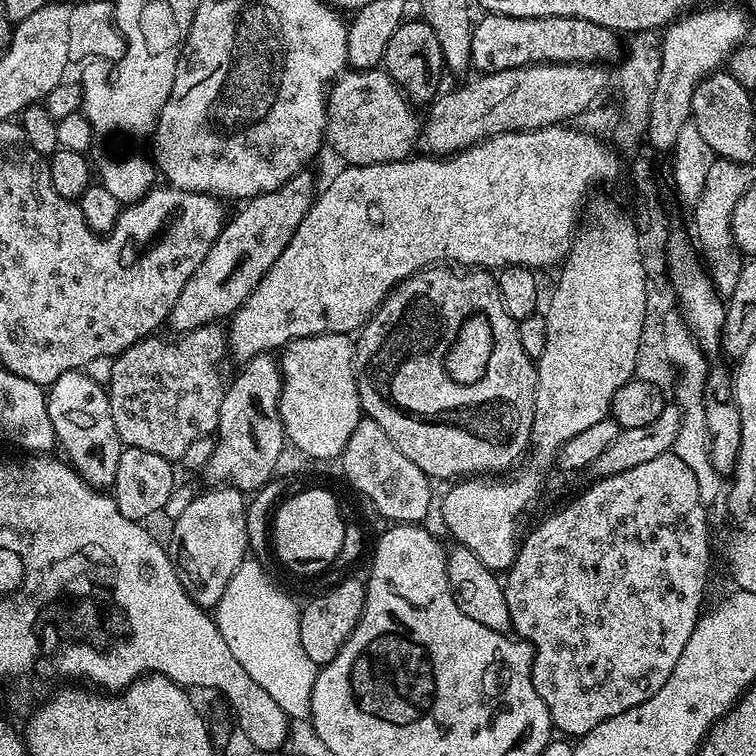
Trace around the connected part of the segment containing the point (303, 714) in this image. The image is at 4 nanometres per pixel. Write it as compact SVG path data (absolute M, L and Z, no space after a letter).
M255 558L244 559L216 604L214 619L222 638L226 638L226 646L230 646L230 654L238 658L238 666L282 706L289 718L307 721L312 714L310 698L318 666L302 650L298 604L268 577L266 569Z

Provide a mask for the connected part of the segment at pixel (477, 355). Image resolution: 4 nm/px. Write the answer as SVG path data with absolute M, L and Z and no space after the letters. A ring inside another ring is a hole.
M433 266L416 272L388 293L355 337L356 385L363 415L378 422L394 440L394 445L402 450L402 454L410 458L410 461L433 481L452 482L457 478L472 478L477 474L503 473L500 471L510 467L520 455L523 457L529 447L536 401L536 365L526 354L526 350L522 350L522 342L516 329L517 323L517 320L510 318L510 314L506 314L502 294L496 285L496 276L491 271L453 270L448 266Z

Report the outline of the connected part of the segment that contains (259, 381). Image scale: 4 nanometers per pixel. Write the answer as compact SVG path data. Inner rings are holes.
M272 354L255 356L243 361L240 373L233 380L227 381L222 398L222 410L218 414L218 426L215 431L214 454L210 454L210 462L202 470L205 485L231 486L245 494L255 493L277 475L276 467L280 464L280 455L286 448L284 423L280 417L280 391L284 381L280 374L277 357Z

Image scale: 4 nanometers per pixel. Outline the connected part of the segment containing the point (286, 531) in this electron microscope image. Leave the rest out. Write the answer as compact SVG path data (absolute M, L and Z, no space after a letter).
M324 488L293 491L287 498L280 500L271 519L270 544L274 556L292 572L301 572L304 576L323 573L340 559L345 523L346 517L340 513L340 504L334 493Z

